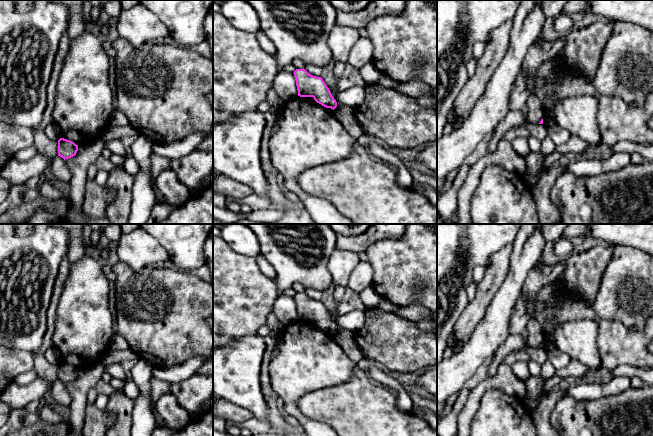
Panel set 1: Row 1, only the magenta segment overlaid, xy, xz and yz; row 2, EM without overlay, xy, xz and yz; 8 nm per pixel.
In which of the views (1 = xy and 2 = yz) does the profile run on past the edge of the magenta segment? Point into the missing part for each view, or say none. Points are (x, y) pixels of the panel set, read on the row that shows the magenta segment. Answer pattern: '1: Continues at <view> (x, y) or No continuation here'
1: No continuation here
2: No continuation here

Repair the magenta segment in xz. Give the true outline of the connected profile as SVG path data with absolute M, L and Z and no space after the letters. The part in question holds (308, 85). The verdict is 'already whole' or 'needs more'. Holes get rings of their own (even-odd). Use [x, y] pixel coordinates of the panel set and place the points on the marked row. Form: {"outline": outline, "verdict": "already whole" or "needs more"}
{"outline": "M304 68L294 71L298 96L313 97L314 100L326 108L335 109L337 102L321 77L309 74Z", "verdict": "already whole"}

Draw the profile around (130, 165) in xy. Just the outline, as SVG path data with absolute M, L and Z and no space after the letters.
M126 156L122 168L134 177L139 172L139 163L133 156Z

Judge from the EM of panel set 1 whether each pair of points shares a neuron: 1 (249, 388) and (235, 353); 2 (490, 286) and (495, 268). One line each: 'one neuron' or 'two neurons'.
1: one neuron
2: one neuron

